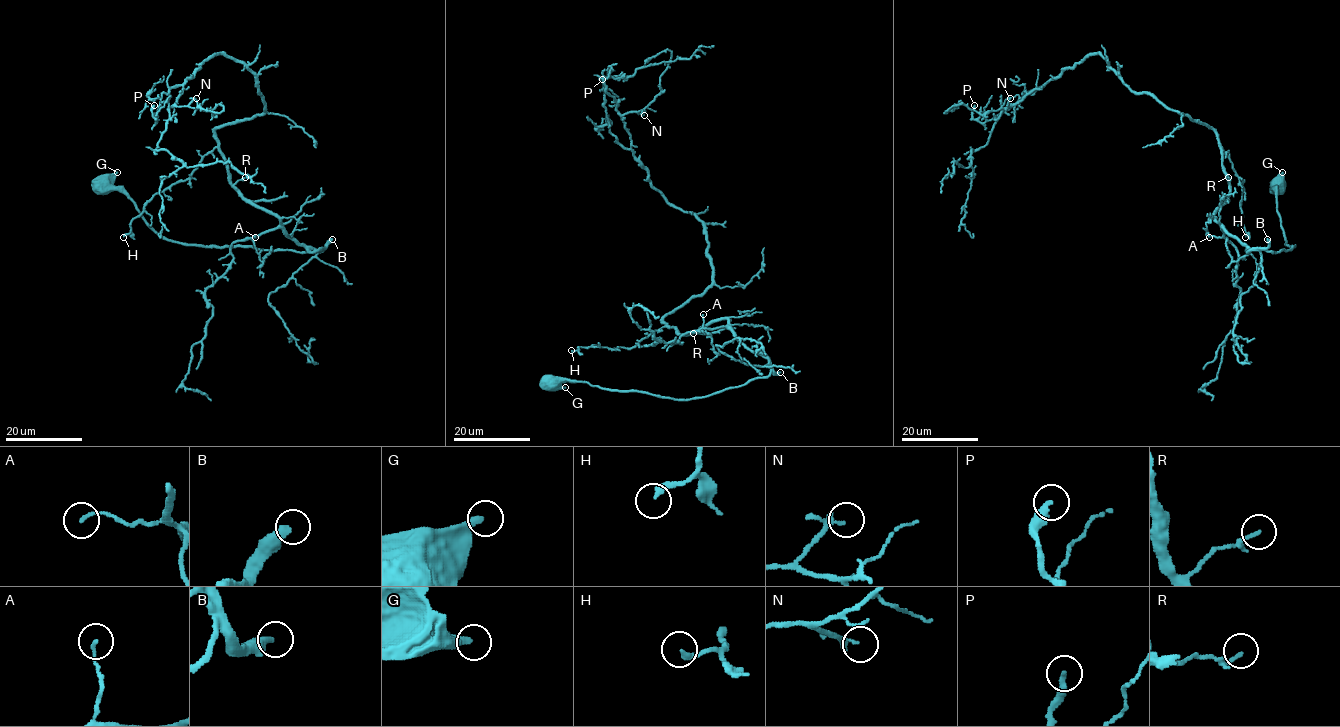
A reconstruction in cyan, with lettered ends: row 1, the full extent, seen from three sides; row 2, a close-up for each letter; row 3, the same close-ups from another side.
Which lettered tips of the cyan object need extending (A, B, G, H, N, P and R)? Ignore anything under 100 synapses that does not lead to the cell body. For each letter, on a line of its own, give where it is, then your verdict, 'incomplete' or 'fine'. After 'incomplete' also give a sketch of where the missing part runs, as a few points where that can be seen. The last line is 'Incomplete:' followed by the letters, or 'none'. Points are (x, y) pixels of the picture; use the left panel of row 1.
A: place (255, 237); fine
B: place (332, 239); incomplete
G: place (117, 172); fine
H: place (123, 237); fine
N: place (196, 98); fine
P: place (154, 105); fine
R: place (245, 177); fine
Incomplete: B

